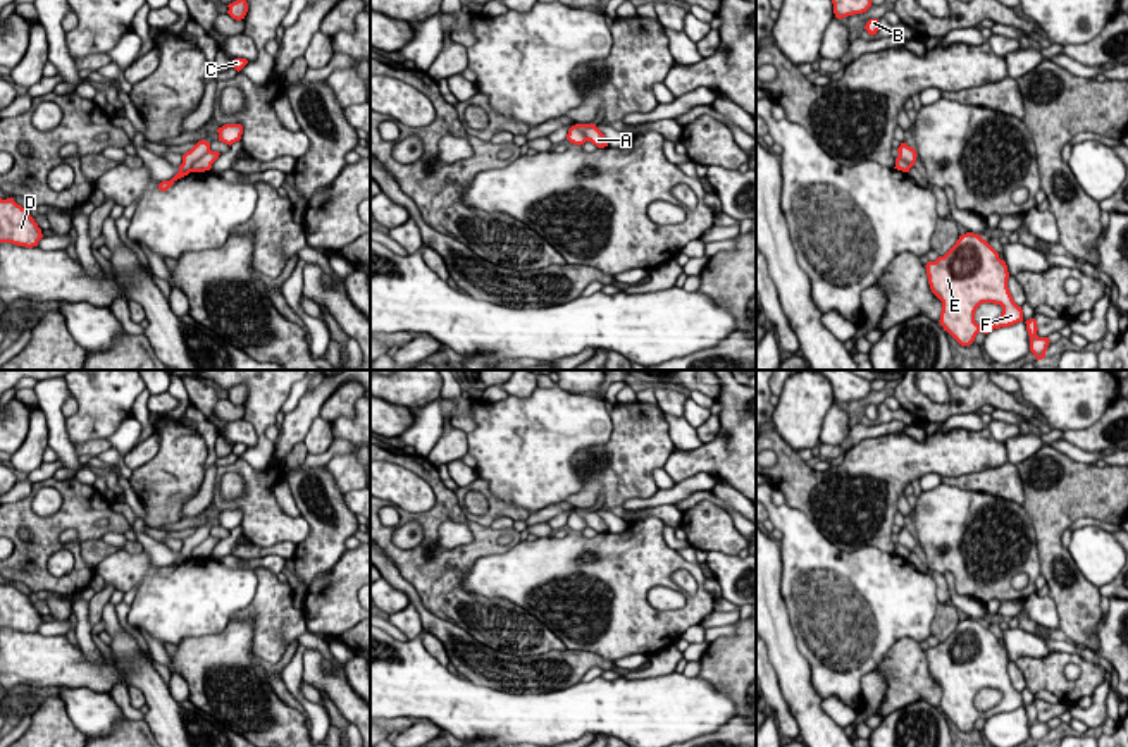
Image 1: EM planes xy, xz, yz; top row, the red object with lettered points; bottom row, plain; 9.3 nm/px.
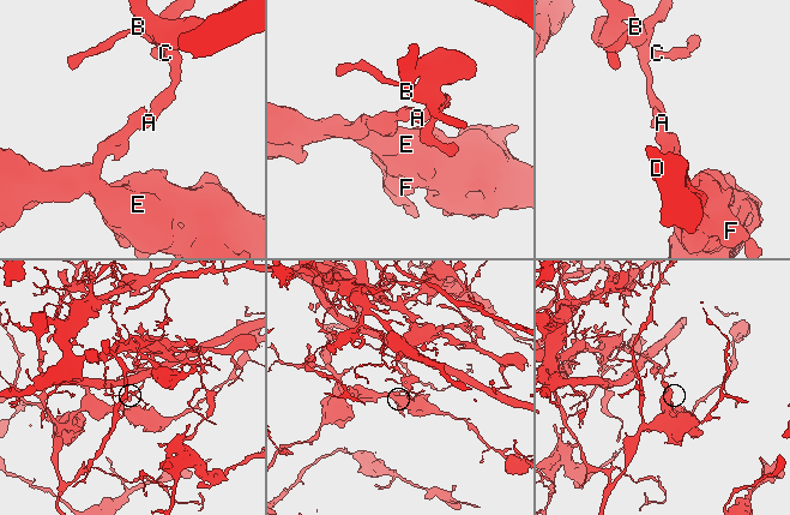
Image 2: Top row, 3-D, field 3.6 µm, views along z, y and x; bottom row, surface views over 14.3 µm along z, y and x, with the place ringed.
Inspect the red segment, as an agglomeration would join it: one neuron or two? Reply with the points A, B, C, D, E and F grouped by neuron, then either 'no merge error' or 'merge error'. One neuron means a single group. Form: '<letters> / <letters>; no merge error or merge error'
A B C / D E F; merge error

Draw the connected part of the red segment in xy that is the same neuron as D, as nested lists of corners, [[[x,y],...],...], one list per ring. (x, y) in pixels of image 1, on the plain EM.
[[[0,583],[0,628],[33,633],[43,623],[41,614],[14,583]]]

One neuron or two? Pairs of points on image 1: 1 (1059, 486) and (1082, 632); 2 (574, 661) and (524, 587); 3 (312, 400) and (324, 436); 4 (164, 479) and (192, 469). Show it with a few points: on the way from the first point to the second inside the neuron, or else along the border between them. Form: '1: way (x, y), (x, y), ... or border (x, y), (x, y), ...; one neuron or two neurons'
1: way (1053, 522), (1053, 553), (1075, 596); one neuron
2: border (567, 648), (593, 651), (607, 660); two neurons
3: border (319, 415), (302, 441); two neurons
4: way (171, 477), (179, 469), (185, 469); one neuron

